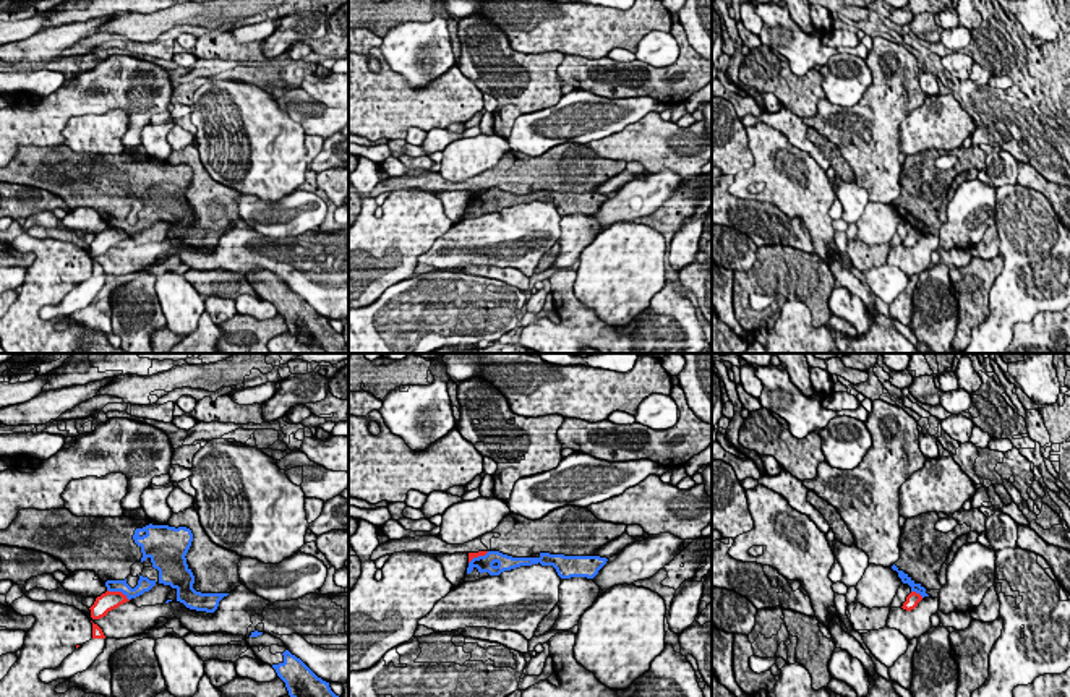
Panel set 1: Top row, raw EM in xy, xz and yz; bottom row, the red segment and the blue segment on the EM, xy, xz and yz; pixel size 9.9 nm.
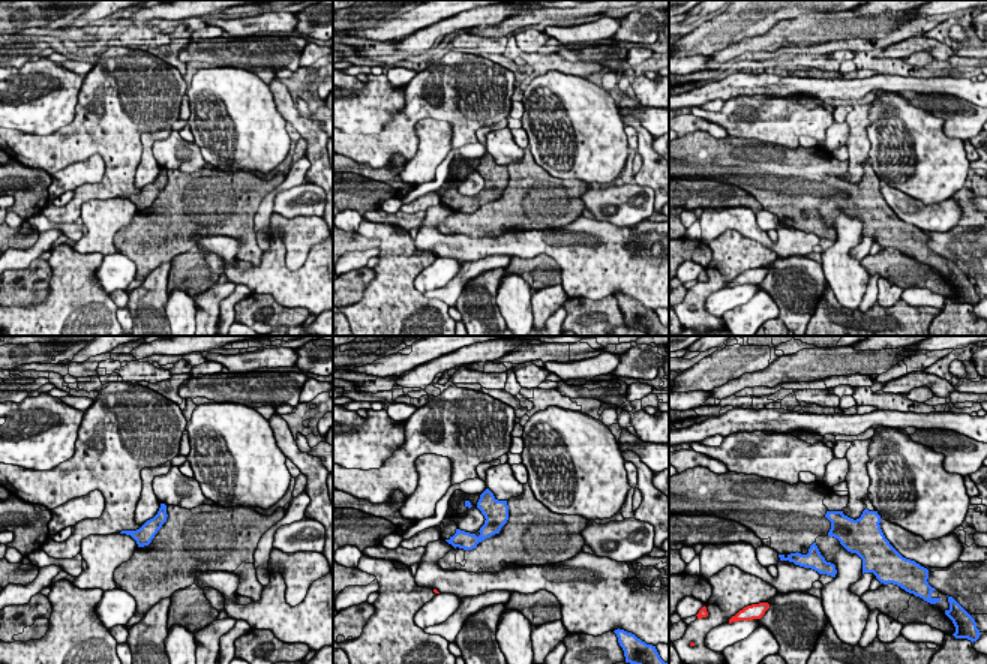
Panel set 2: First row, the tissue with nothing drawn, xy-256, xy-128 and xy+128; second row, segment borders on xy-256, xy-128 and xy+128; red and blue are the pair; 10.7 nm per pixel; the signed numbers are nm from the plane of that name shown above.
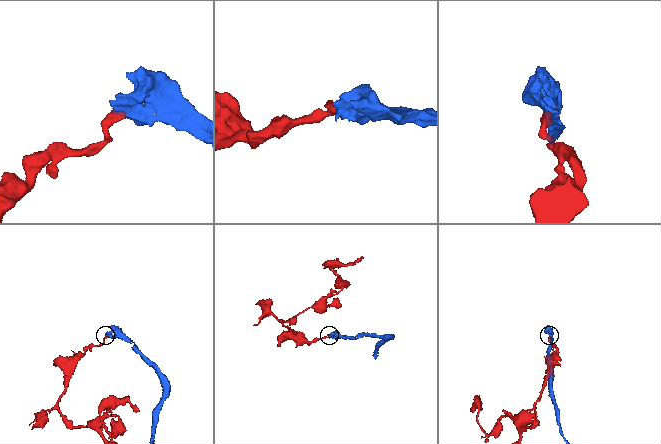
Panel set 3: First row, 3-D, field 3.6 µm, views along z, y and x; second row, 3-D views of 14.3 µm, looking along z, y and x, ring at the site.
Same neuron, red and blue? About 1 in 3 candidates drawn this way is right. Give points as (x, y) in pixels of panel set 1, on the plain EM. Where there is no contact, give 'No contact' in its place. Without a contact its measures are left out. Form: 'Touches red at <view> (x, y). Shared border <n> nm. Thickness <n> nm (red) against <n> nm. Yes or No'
Touches red at xy (119, 229). Shared border 260 nm. Thickness 190 nm (red) against 130 nm. No

